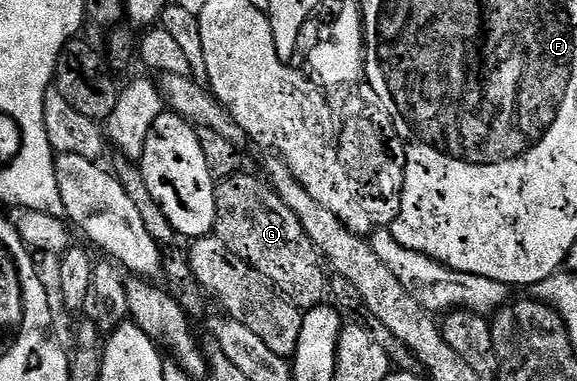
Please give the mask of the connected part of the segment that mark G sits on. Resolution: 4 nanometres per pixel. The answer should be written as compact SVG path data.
M240 171L234 177L218 182L213 233L234 255L271 280L275 288L299 309L306 311L324 304L329 293L329 273L325 262L309 235L305 235L297 215L285 207L266 180L259 178L258 181L247 171Z

